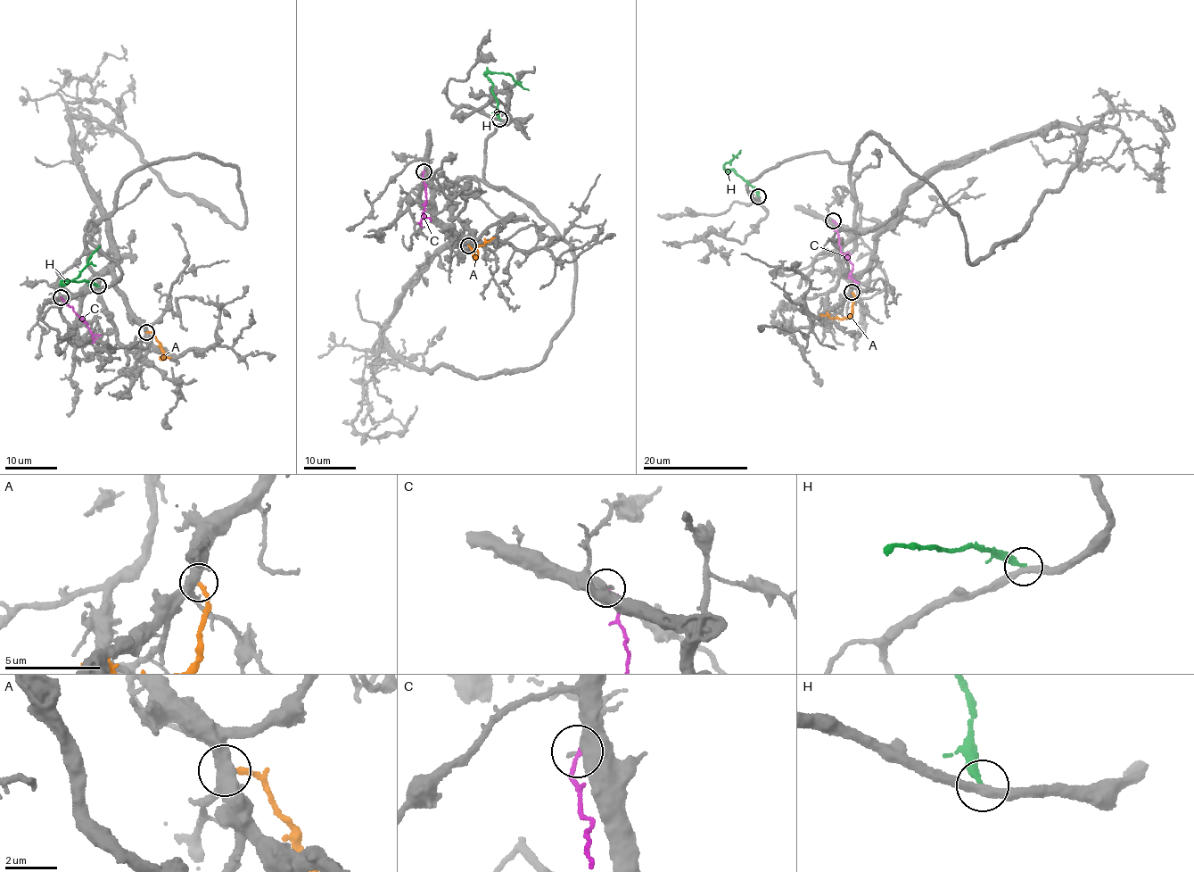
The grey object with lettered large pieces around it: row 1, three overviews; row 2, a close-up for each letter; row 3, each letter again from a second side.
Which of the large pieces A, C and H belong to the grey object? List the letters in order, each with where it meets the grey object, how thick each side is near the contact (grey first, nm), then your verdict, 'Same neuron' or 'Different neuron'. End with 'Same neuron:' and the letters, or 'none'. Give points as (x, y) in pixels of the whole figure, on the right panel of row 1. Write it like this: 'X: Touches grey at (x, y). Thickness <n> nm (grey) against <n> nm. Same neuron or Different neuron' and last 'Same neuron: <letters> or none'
A: Touches grey at (852, 292). Thickness 400 nm (grey) against 180 nm. Different neuron
C: Touches grey at (833, 220). Thickness 550 nm (grey) against 160 nm. Different neuron
H: Touches grey at (758, 196). Thickness 340 nm (grey) against 280 nm. Different neuron
Same neuron: none

